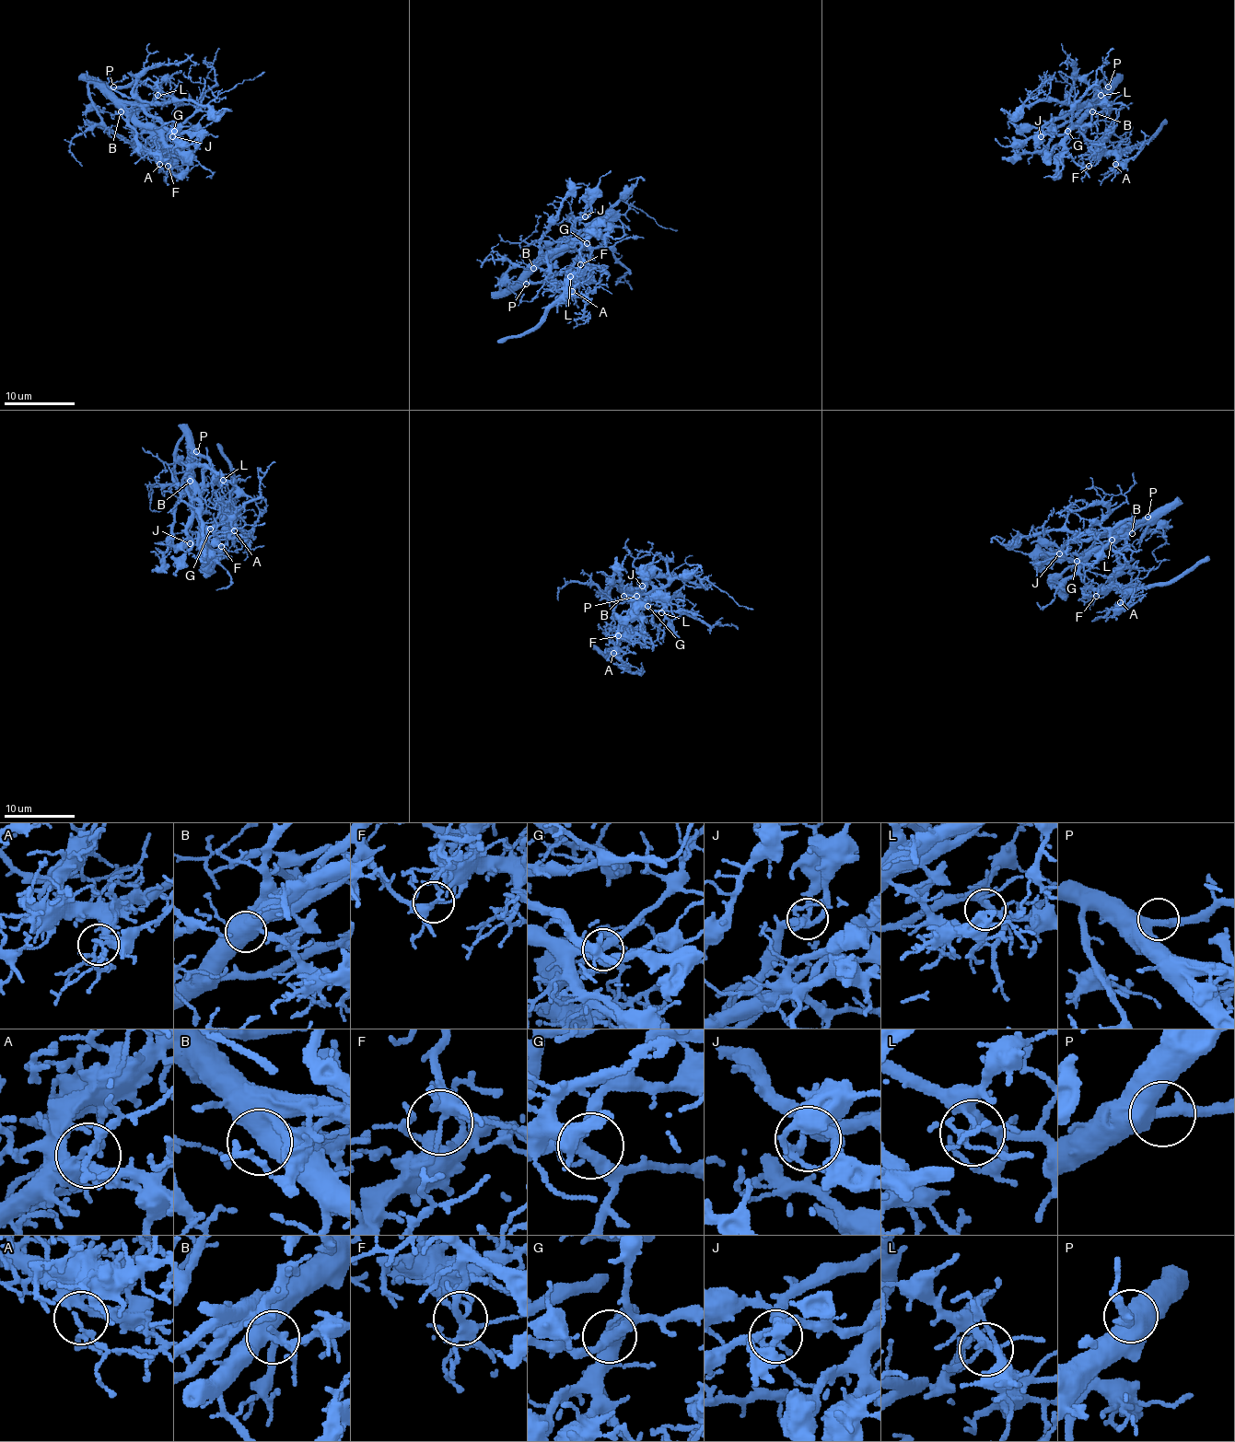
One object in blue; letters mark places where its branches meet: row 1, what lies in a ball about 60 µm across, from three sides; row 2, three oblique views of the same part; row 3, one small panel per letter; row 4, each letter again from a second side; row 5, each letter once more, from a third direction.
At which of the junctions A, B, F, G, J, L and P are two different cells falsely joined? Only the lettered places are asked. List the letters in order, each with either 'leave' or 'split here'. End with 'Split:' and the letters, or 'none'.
A: leave
B: leave
F: split here
G: leave
J: leave
L: leave
P: leave
Split: F

